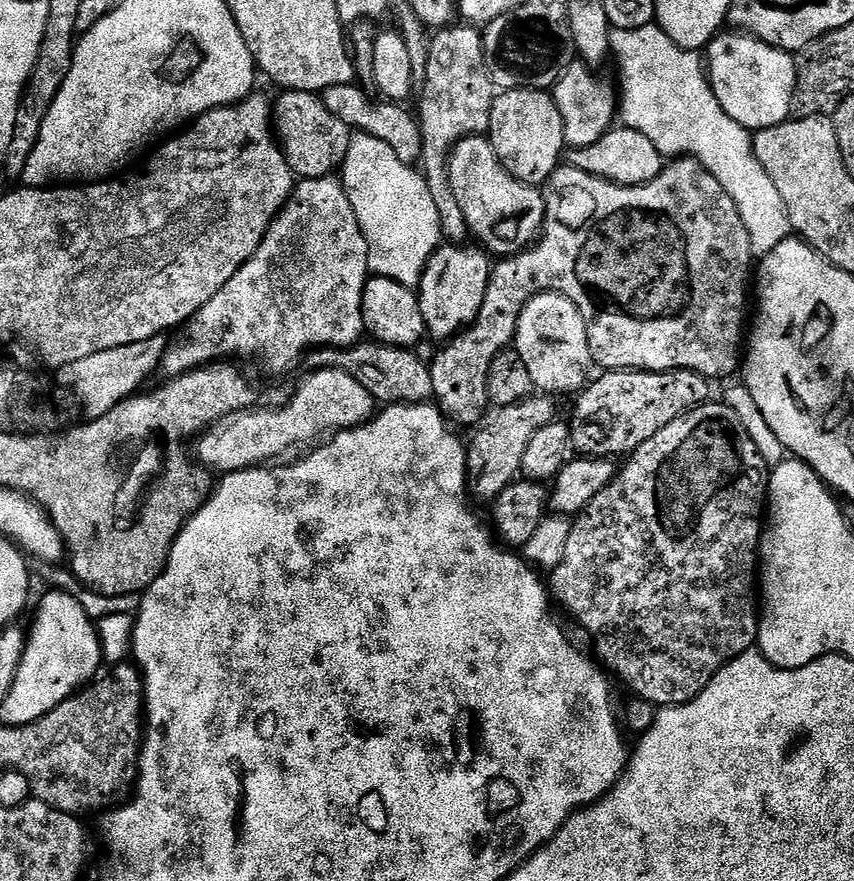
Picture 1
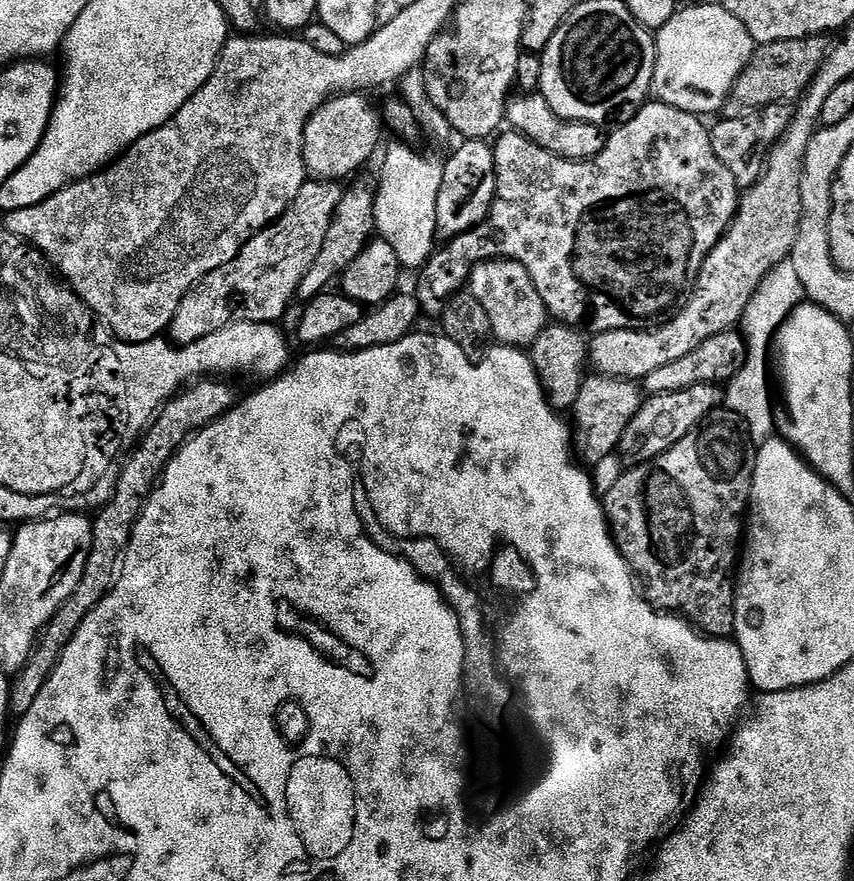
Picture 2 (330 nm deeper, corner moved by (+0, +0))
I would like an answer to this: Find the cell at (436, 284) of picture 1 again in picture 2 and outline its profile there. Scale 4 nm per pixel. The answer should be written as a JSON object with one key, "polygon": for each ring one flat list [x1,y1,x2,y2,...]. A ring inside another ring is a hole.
{"polygon":[[464,140,461,145,449,160,443,161,444,173,436,207,436,235,444,242,478,227,490,214,496,197,493,145,488,140]]}

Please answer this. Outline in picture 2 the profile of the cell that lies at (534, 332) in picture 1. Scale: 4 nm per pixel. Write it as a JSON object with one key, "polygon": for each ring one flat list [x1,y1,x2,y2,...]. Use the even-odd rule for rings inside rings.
{"polygon":[[486,260,477,264,472,270,470,291,482,302,491,335,497,336,501,345,527,349,550,322,548,307,542,302,542,294,538,294,538,286,534,286,534,278,530,278,530,270,516,260]]}

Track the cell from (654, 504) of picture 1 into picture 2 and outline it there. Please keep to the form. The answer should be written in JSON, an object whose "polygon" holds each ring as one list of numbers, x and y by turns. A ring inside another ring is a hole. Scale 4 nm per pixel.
{"polygon":[[717,410,708,415,704,421,696,427,694,432,689,432,686,438,682,438,678,443,673,446,670,450,666,450,658,458,653,460,648,460,644,464,638,464,632,467,629,467,623,474,622,478,618,478,618,482,610,490,610,494,606,494,602,497,602,503,604,506,604,517,608,519,608,527,612,533,612,541,616,543,616,549,622,554,622,558,627,562,628,567,632,569,637,581,642,585,642,591,644,594,645,600,652,605,653,608,661,612,670,612,673,614,683,614,701,633,707,634,712,638,728,638,733,635,736,631,736,579,738,576,738,561,742,556,742,537,746,532,746,513,750,508,750,501,752,498,752,479,754,478,754,470,756,469,756,454,758,448,752,439,751,431,748,427,748,424,738,413,732,412,729,410]]}

